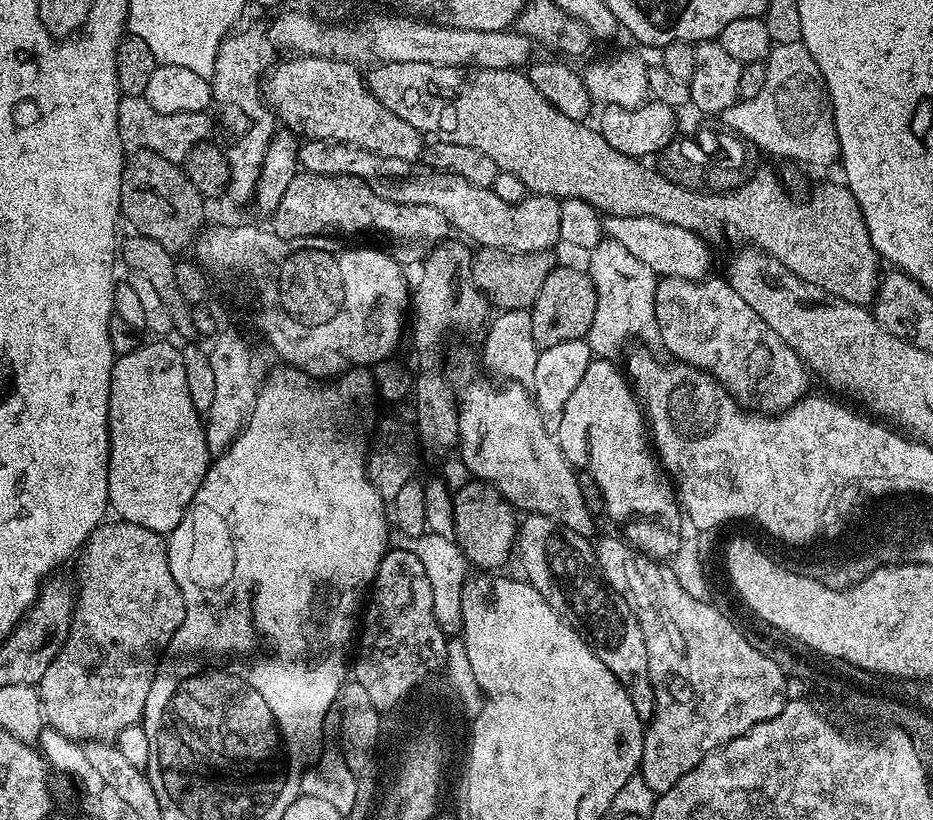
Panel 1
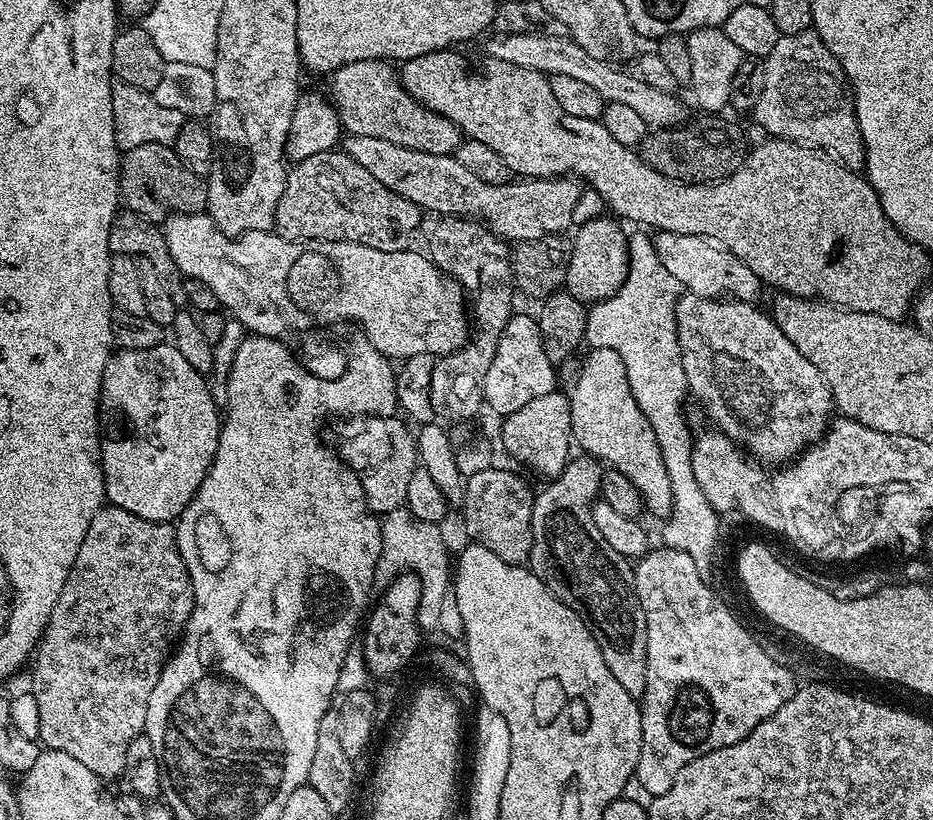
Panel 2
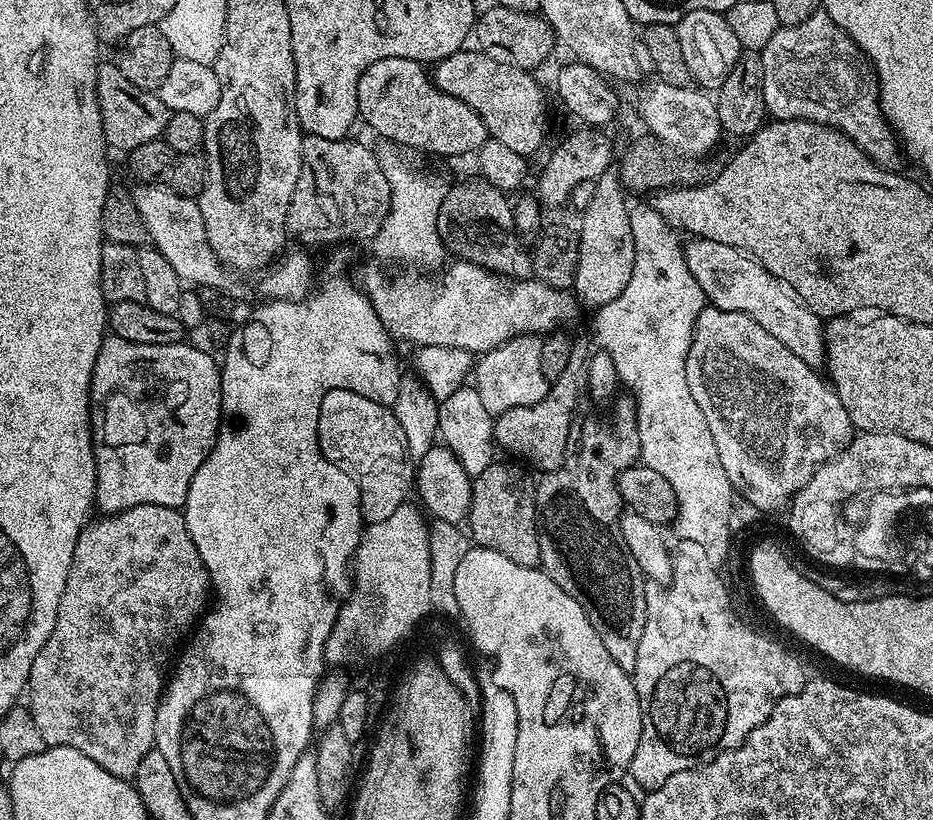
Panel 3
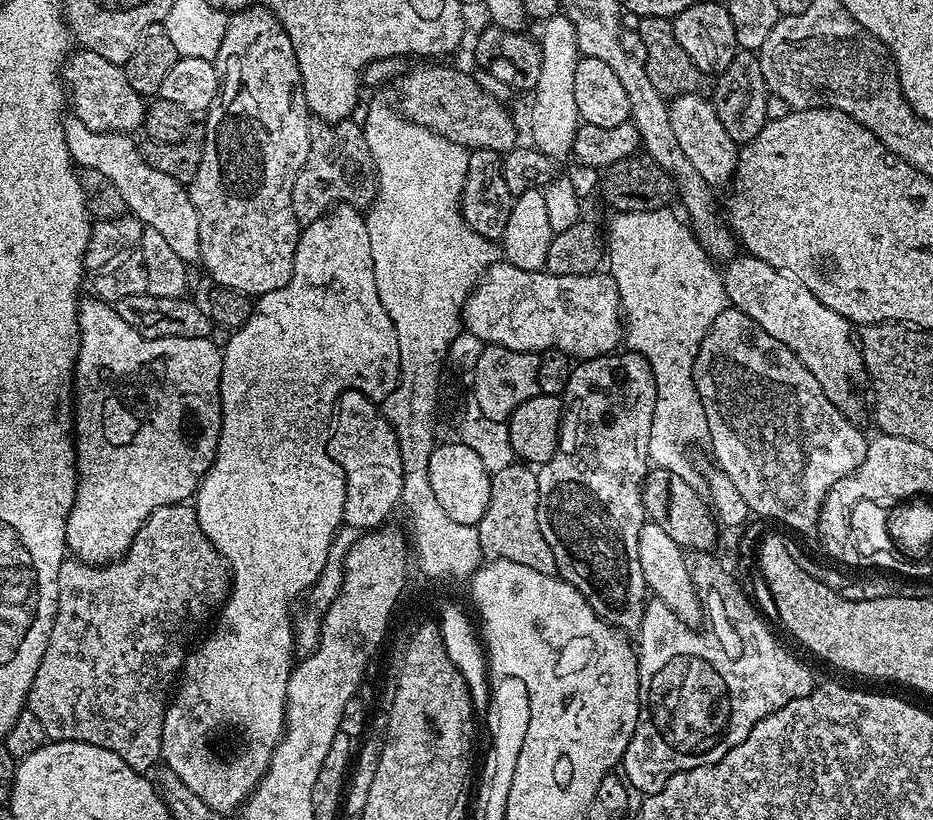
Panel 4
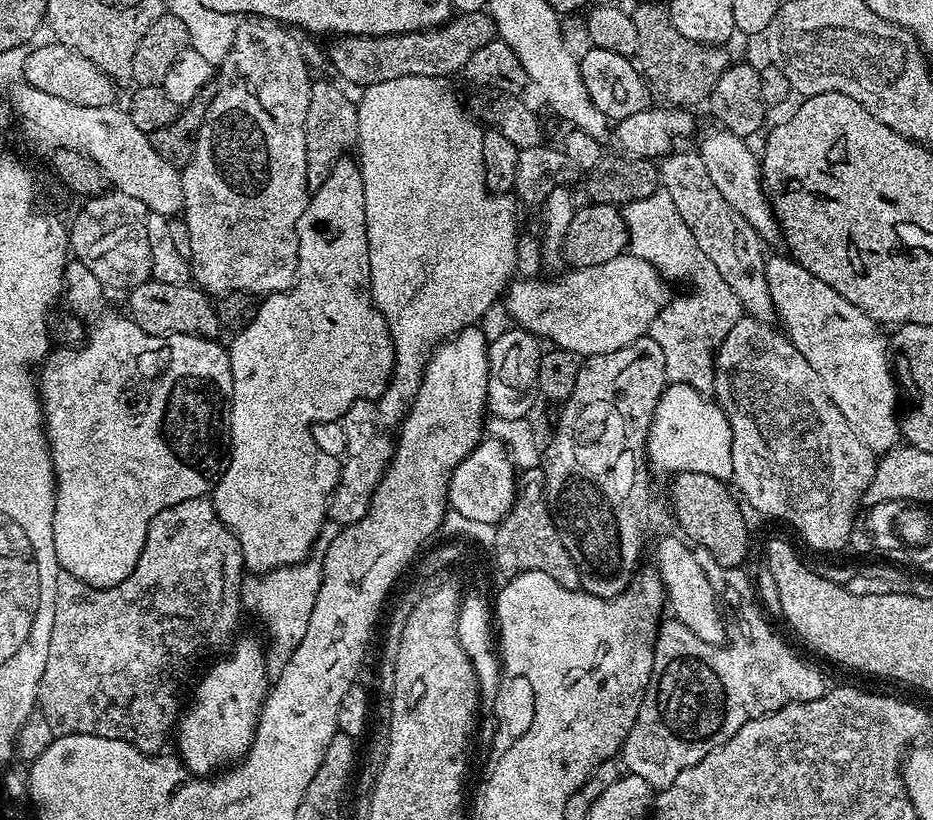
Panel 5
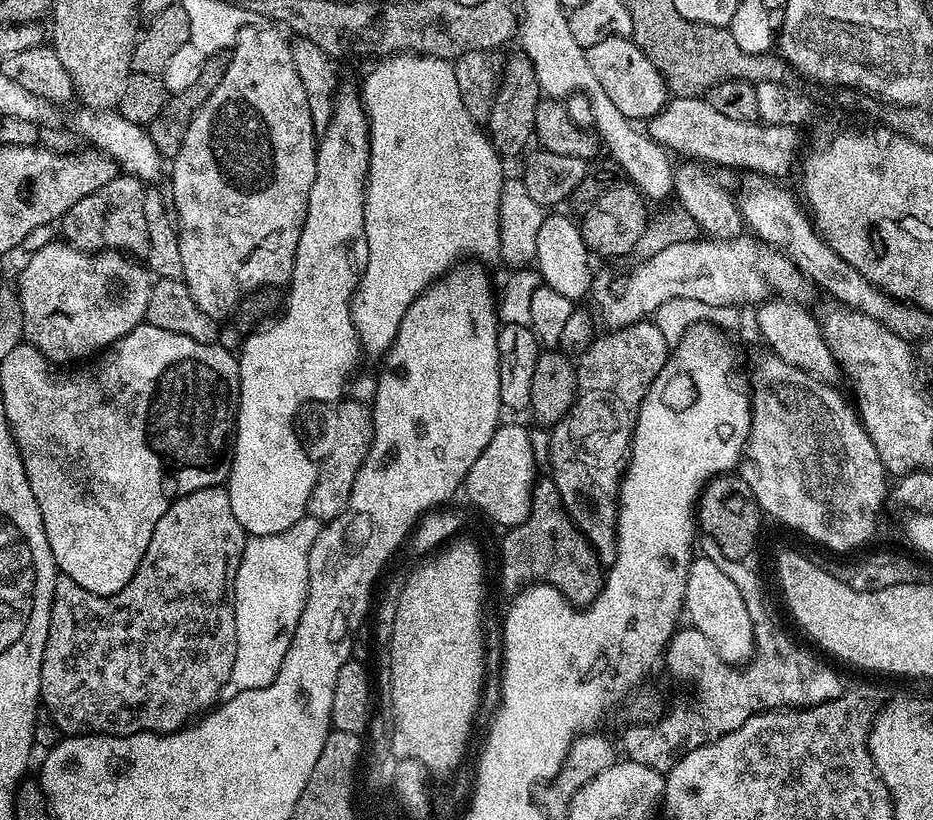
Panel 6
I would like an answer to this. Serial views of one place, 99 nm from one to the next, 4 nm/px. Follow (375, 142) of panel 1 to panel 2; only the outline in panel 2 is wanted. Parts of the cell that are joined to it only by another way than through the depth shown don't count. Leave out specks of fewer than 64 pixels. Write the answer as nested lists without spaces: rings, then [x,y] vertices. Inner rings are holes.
[[[359,60],[337,68],[331,73],[332,92],[330,99],[340,119],[341,129],[347,135],[366,134],[370,138],[386,138],[386,142],[394,142],[398,146],[406,146],[410,150],[422,150],[426,154],[442,154],[450,156],[462,143],[462,133],[458,125],[442,118],[434,110],[419,104],[400,84],[397,69],[387,60]]]

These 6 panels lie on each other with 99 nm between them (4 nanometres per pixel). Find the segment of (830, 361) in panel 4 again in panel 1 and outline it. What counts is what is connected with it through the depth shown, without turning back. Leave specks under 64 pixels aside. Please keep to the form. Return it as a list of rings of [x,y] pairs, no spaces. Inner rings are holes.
[[[605,215],[602,223],[607,239],[622,242],[622,246],[626,246],[626,250],[630,250],[630,254],[634,254],[638,262],[650,266],[650,270],[656,273],[657,277],[673,276],[687,280],[703,280],[709,275],[708,267],[712,264],[712,256],[708,253],[709,241],[705,237],[690,230],[682,230],[682,226],[658,222],[658,218],[645,216]]]

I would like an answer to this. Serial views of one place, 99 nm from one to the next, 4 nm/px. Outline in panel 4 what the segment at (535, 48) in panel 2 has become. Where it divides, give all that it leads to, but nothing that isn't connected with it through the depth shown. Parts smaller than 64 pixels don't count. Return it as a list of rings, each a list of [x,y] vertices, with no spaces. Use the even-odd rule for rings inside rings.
[[[691,92],[685,96],[677,96],[668,105],[670,127],[678,138],[678,146],[682,146],[682,154],[690,158],[690,163],[704,181],[713,186],[729,183],[736,170],[739,149],[734,140],[726,133],[726,128],[718,119],[716,108],[703,95]]]

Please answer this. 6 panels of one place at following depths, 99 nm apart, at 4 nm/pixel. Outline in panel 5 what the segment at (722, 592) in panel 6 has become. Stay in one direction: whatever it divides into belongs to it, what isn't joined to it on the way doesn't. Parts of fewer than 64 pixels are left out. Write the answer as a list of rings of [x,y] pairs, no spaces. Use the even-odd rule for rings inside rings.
[[[679,535],[664,536],[656,546],[654,566],[663,582],[665,597],[673,617],[683,622],[702,642],[723,645],[727,641],[728,630],[725,630],[714,602],[716,589],[696,563],[693,549]]]

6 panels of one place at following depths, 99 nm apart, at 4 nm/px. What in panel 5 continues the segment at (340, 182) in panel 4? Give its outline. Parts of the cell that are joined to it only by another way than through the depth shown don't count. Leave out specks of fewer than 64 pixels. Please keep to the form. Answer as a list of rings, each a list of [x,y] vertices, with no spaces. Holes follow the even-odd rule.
[[[313,79],[310,90],[310,106],[306,106],[306,166],[308,167],[308,186],[312,190],[322,183],[328,171],[336,165],[336,161],[347,153],[344,151],[355,145],[358,134],[356,105],[351,99],[348,101],[347,94],[343,92],[345,89],[339,83],[336,84],[331,84],[328,80]]]

